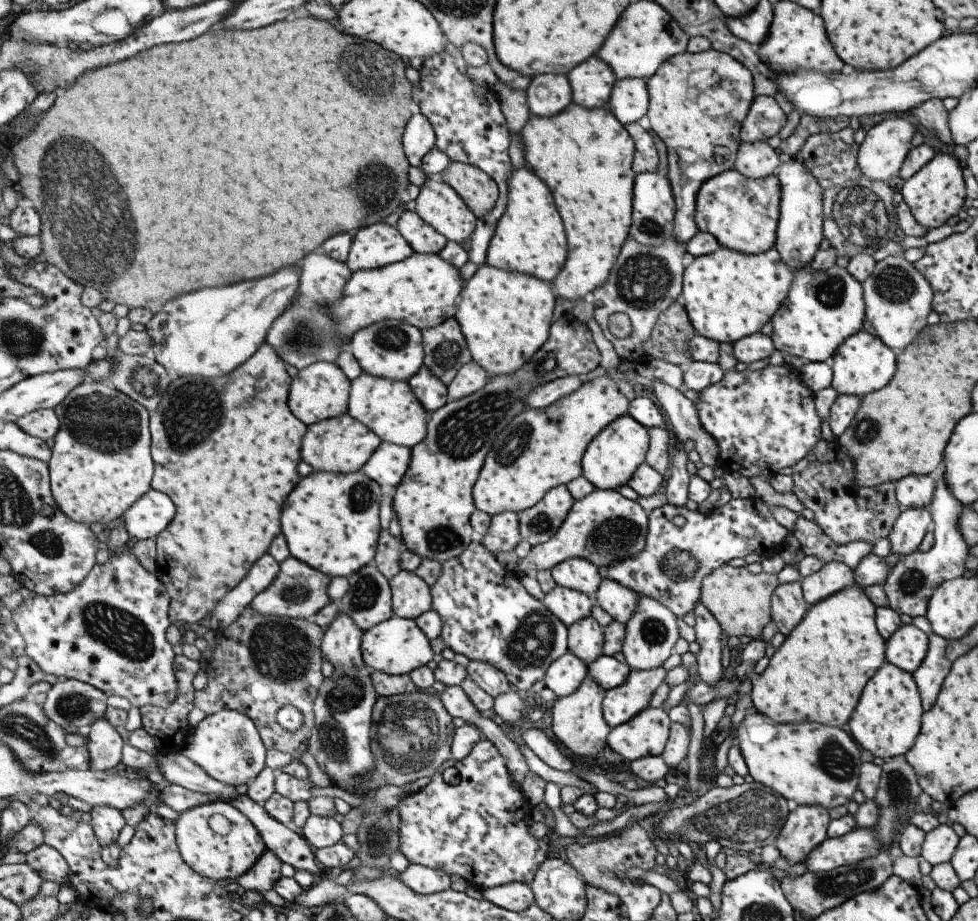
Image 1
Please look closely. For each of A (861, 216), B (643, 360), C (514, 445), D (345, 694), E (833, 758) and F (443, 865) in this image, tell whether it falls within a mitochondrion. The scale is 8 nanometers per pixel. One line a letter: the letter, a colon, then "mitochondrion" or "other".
A: mitochondrion
B: other
C: mitochondrion
D: mitochondrion
E: mitochondrion
F: other

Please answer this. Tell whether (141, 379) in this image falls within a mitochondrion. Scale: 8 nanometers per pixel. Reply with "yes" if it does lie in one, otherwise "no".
yes

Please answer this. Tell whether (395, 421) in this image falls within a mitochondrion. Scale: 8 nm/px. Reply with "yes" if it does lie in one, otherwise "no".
no

